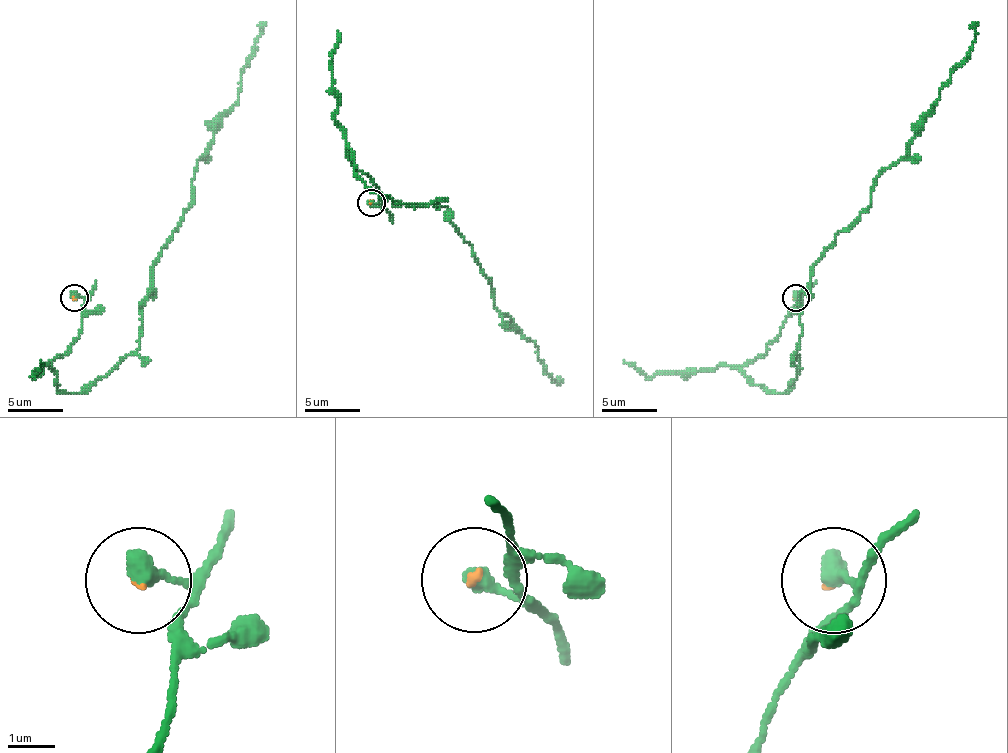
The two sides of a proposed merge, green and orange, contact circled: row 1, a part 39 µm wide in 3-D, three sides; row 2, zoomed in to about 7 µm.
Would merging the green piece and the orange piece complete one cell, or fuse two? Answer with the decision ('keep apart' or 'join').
join

